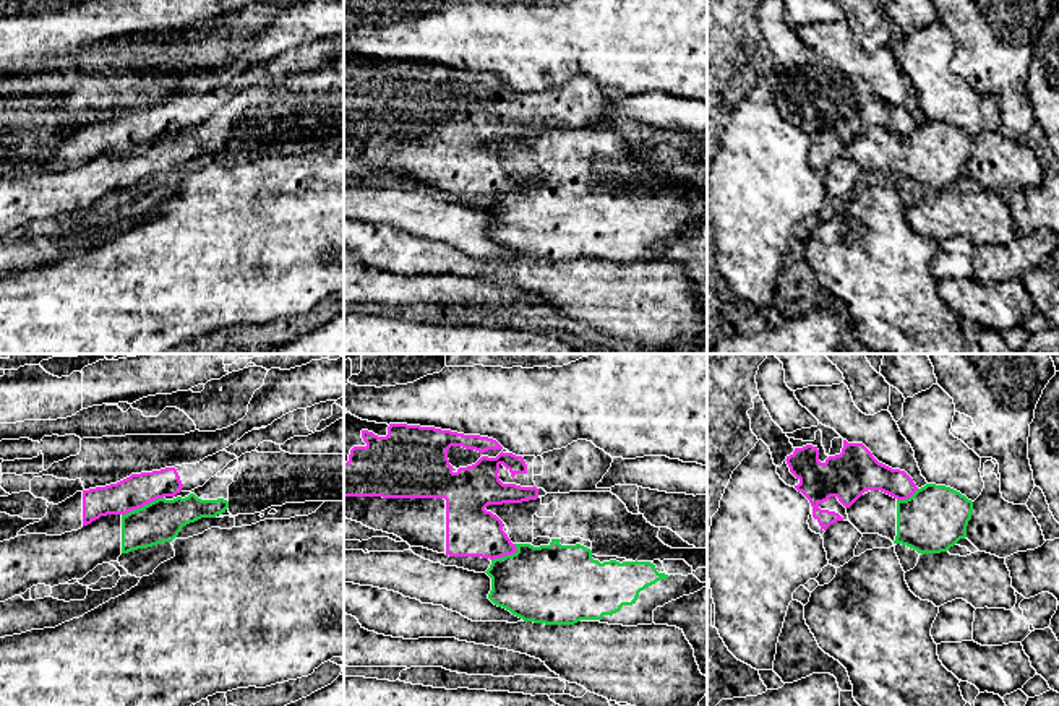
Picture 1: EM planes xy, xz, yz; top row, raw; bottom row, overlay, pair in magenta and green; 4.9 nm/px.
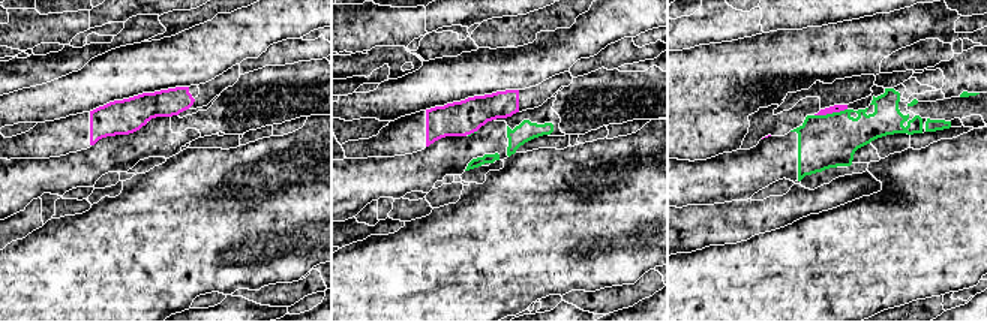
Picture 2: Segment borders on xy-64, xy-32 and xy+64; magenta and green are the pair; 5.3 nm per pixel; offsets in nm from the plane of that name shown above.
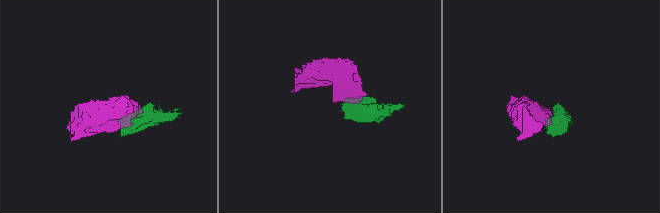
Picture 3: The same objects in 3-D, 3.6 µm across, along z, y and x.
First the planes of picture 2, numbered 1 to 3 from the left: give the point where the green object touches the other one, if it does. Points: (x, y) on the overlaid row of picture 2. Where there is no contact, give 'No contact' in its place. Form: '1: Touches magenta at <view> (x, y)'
1: No contact
2: Touches magenta at xy-32 (471, 132)
3: Touches magenta at xy+64 (830, 113)

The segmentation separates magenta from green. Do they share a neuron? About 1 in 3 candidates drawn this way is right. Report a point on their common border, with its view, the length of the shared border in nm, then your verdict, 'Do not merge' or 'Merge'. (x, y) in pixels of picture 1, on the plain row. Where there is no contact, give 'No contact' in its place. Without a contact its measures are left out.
Touches magenta at xy (141, 143). Shared border 220 nm. Do not merge

